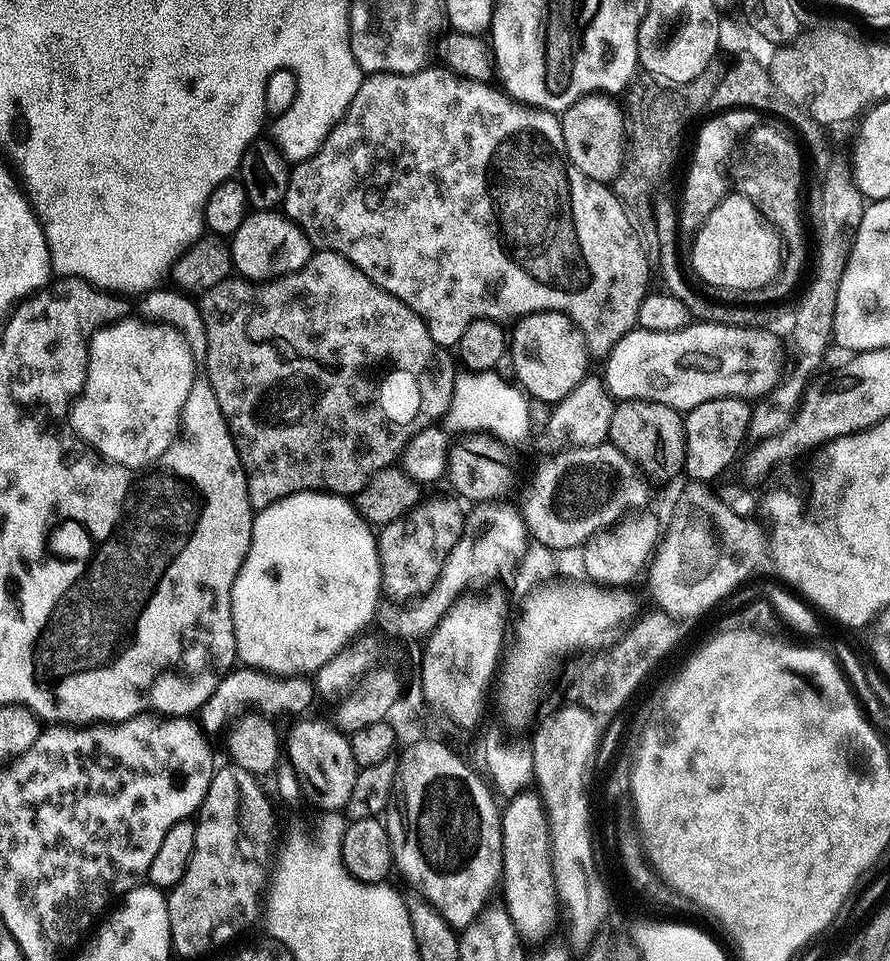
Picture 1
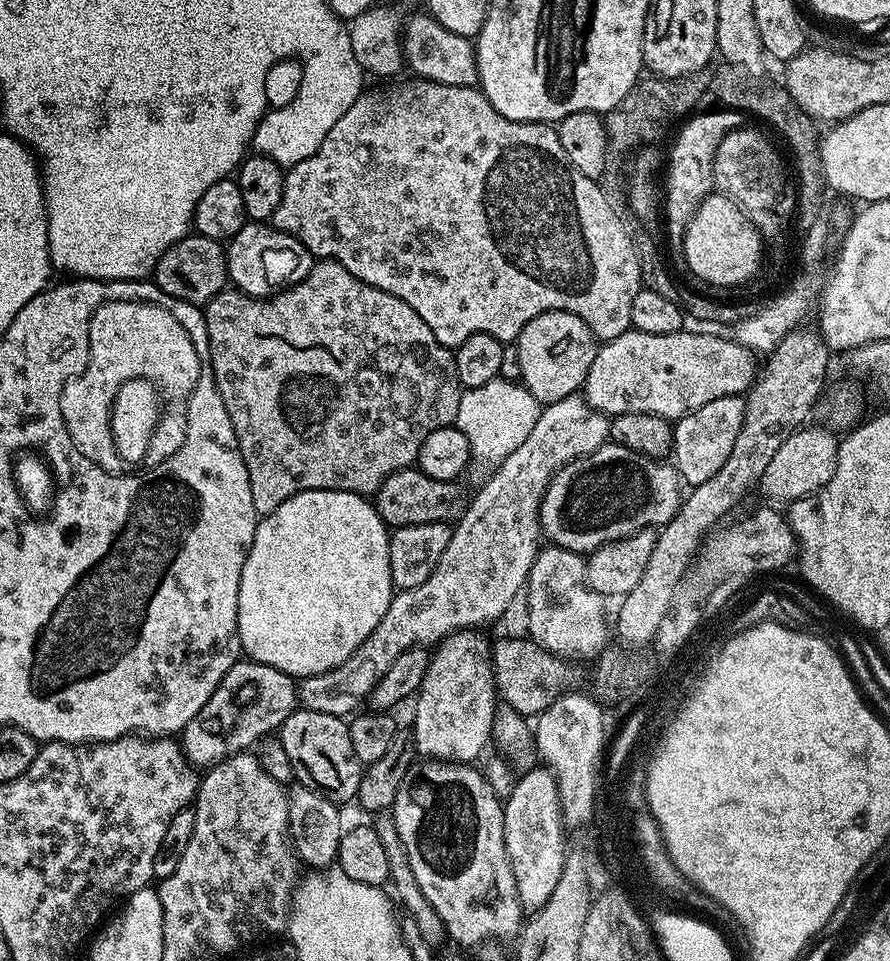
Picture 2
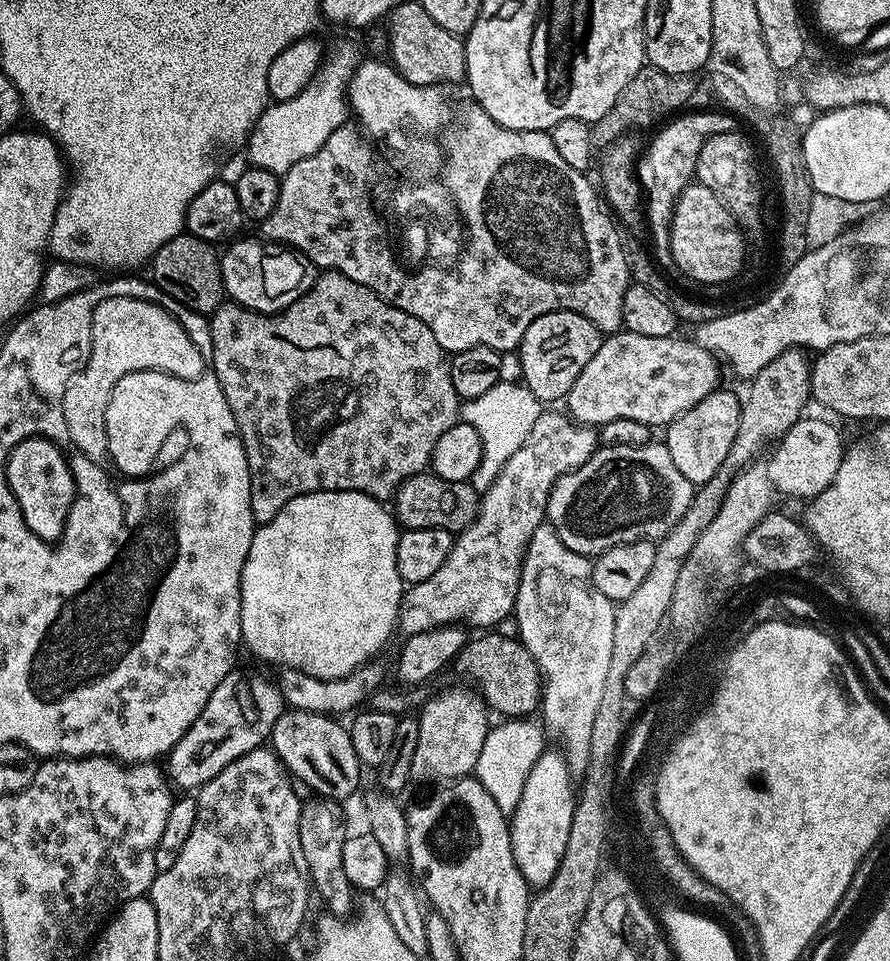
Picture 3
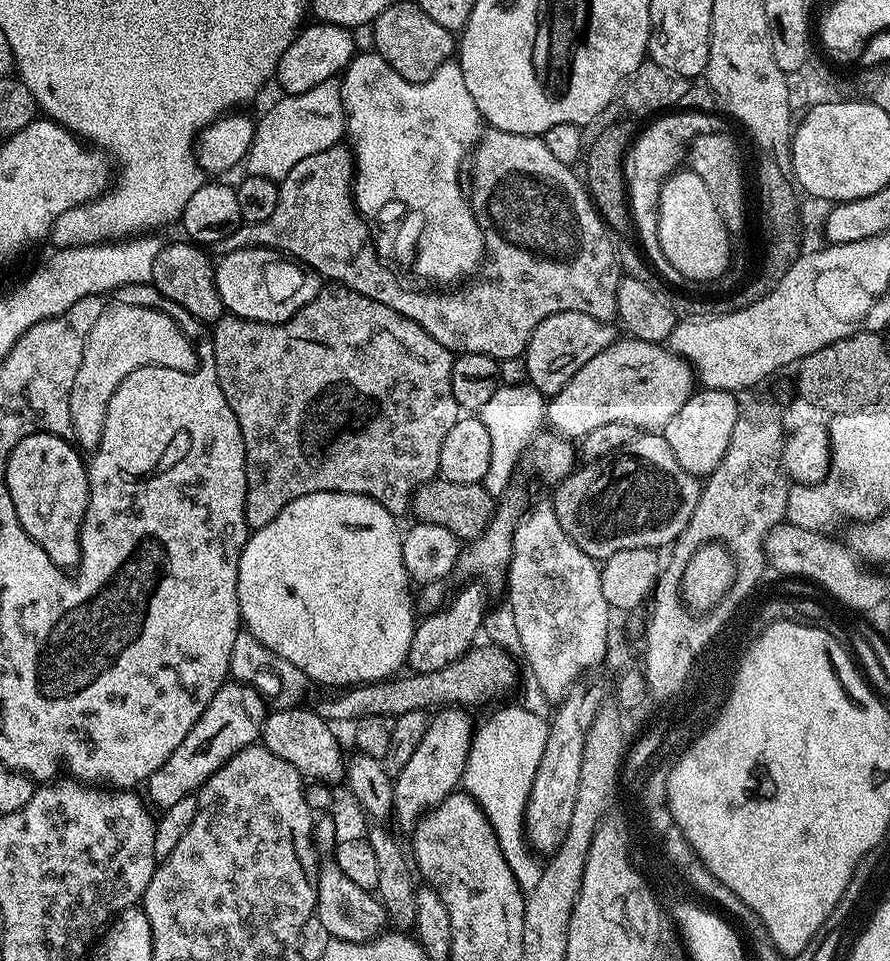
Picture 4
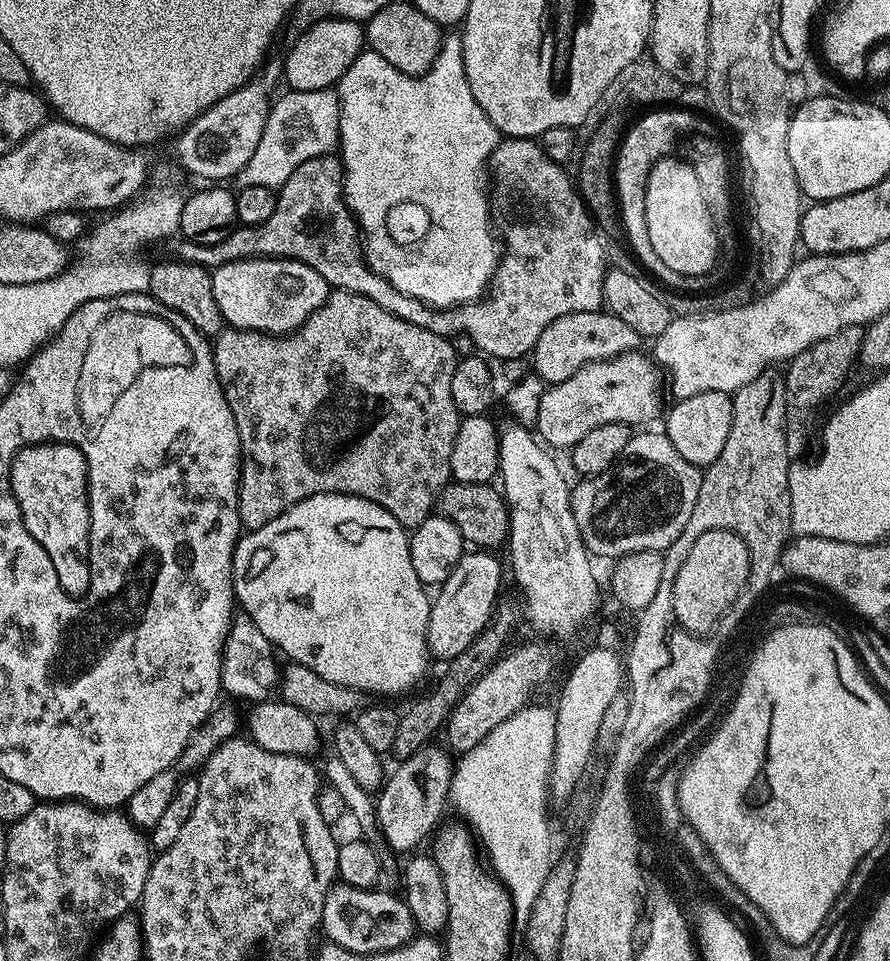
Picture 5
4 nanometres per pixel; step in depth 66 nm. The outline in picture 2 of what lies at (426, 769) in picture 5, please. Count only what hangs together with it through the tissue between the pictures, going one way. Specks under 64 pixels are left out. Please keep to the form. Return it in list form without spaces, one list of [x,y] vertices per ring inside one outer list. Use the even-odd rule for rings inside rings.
[[[475,627],[449,632],[431,653],[426,678],[422,678],[422,686],[414,697],[416,713],[412,716],[412,732],[410,731],[411,743],[419,755],[421,752],[421,757],[471,765],[483,754],[484,747],[490,744],[498,695],[493,682],[490,640],[482,633],[484,632]]]

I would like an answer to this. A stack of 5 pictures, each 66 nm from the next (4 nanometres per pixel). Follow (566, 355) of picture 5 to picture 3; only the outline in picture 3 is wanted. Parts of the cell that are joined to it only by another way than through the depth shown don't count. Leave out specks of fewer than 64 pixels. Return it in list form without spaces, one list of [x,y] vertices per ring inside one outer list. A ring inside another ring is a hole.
[[[551,312],[534,318],[534,322],[526,326],[518,349],[524,387],[530,389],[541,402],[563,401],[570,386],[574,386],[574,378],[578,378],[578,374],[582,374],[582,366],[586,366],[586,362],[598,354],[603,341],[604,336],[594,322],[590,322],[590,318],[582,318],[582,314]]]

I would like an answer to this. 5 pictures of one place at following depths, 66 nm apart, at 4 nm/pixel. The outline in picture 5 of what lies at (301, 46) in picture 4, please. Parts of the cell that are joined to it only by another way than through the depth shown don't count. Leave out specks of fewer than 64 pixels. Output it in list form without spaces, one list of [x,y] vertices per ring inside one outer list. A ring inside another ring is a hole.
[[[323,20],[291,41],[292,49],[282,60],[282,80],[291,91],[313,92],[332,88],[350,70],[366,44],[366,32],[355,20]]]

